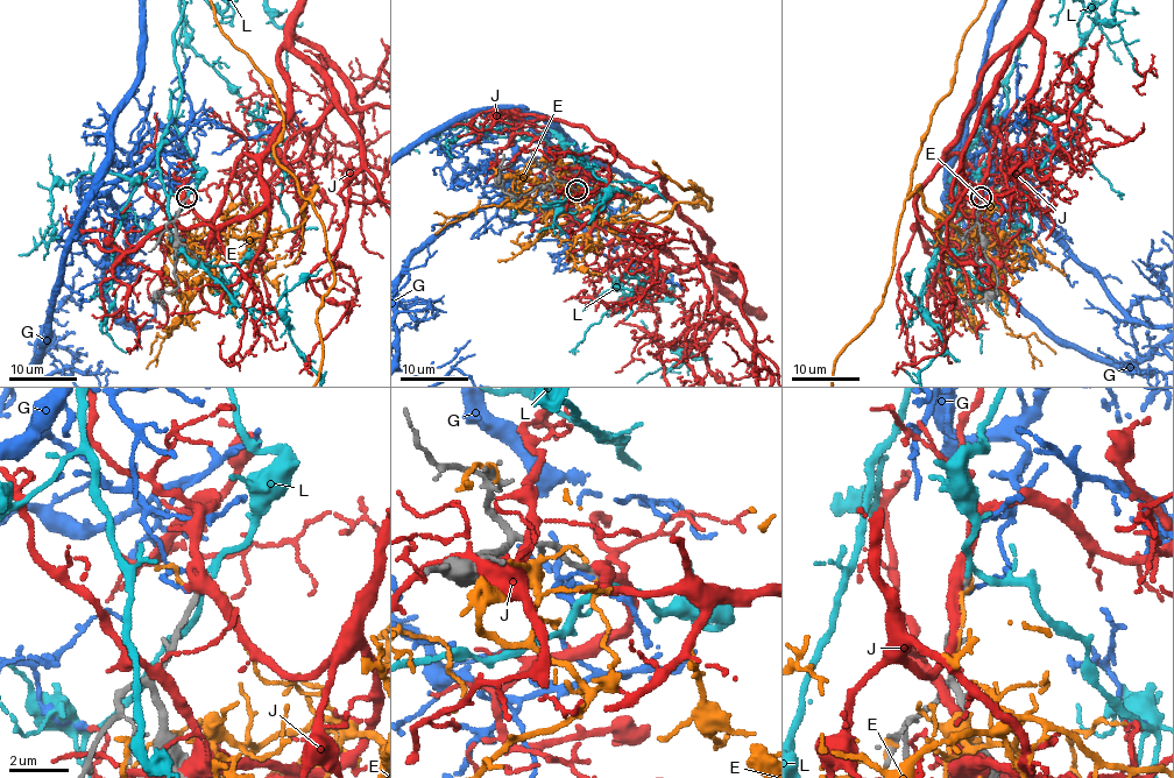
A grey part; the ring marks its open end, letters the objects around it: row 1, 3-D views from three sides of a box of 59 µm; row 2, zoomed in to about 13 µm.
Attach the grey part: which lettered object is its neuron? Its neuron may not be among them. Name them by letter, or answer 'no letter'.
L

